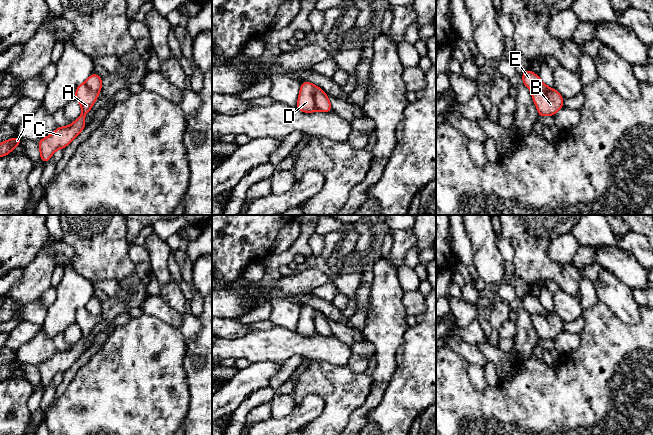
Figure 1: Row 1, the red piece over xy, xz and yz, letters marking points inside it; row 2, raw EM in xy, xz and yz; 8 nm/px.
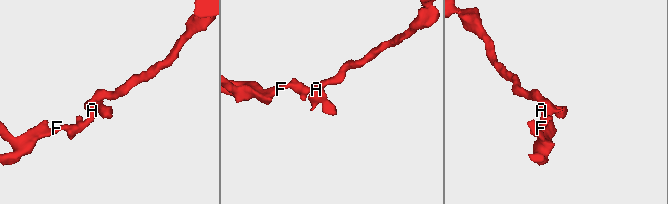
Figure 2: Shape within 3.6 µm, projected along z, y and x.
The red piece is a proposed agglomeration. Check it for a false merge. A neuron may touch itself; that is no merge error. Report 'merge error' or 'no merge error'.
merge error

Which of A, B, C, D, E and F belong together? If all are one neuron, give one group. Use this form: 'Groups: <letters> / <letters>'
Groups: A B C D F / E

